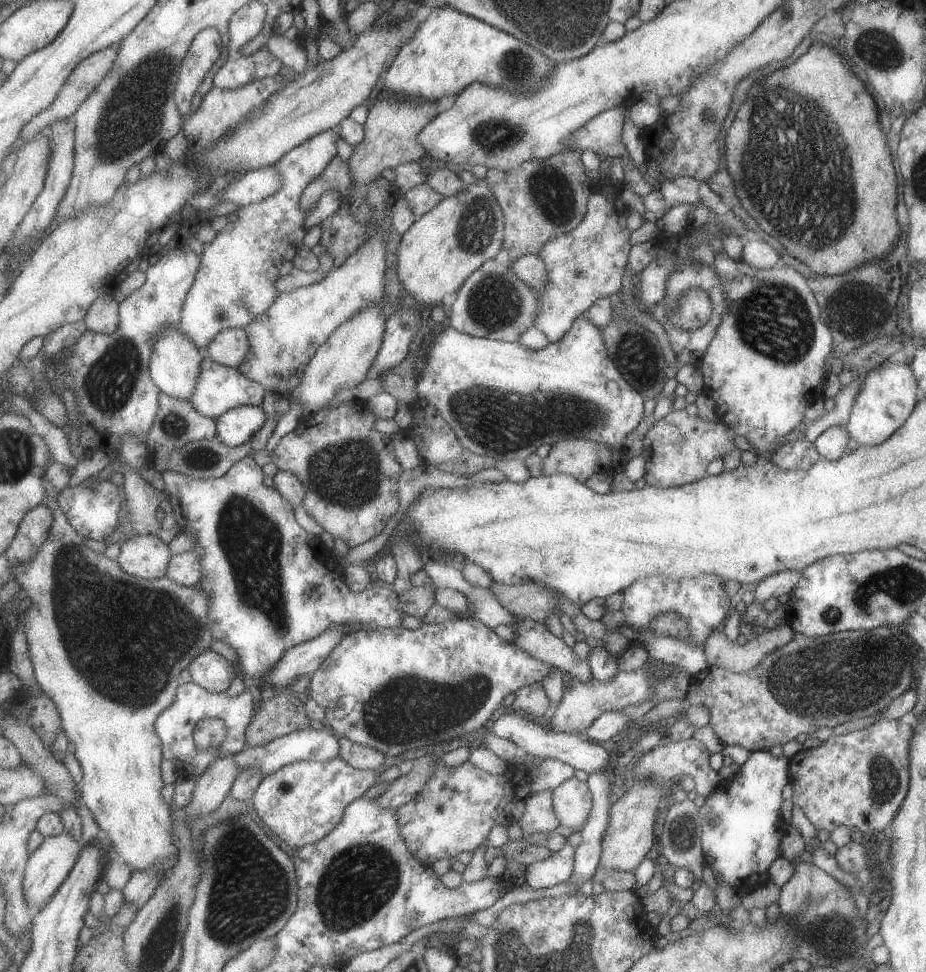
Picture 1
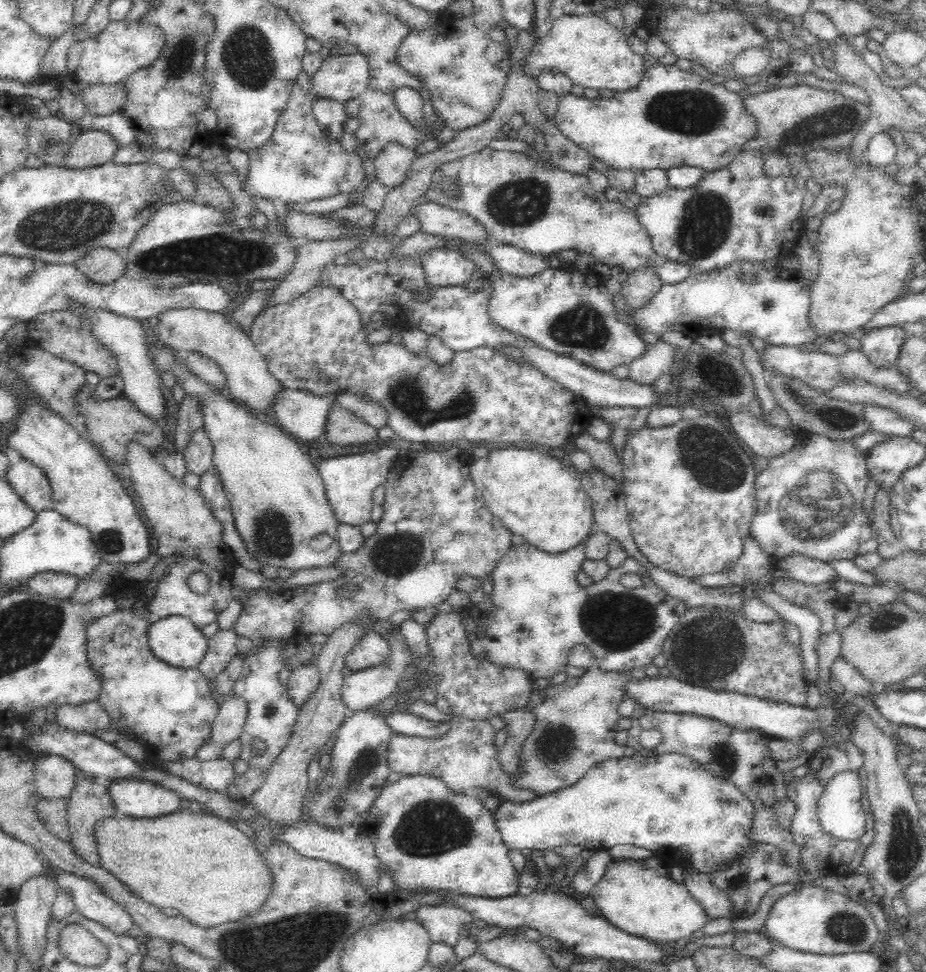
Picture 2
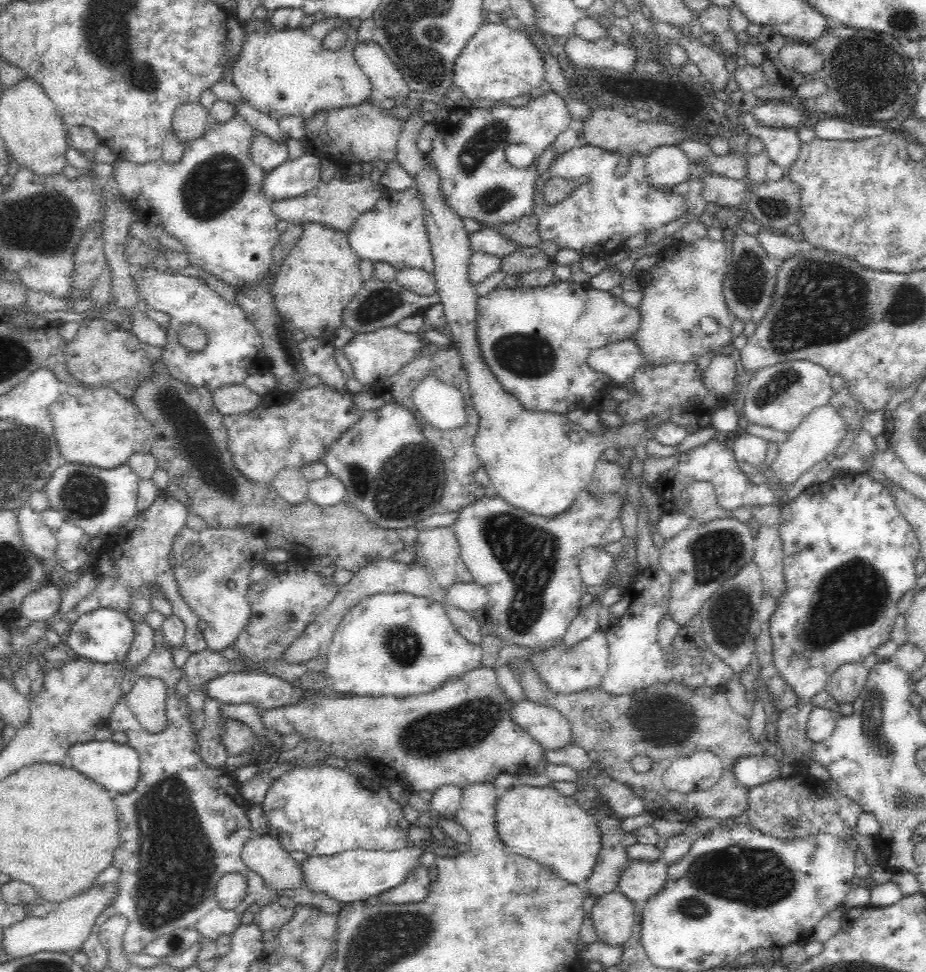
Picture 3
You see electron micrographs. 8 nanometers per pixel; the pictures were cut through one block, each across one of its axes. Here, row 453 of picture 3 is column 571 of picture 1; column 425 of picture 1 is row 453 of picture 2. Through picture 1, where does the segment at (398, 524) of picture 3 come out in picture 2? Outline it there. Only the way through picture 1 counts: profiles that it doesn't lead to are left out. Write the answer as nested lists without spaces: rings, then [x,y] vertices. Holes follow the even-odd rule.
[[[385,443],[385,446],[375,451],[330,457],[316,465],[327,499],[340,523],[359,527],[371,520],[373,490],[387,480],[388,472],[398,456],[399,450]]]

